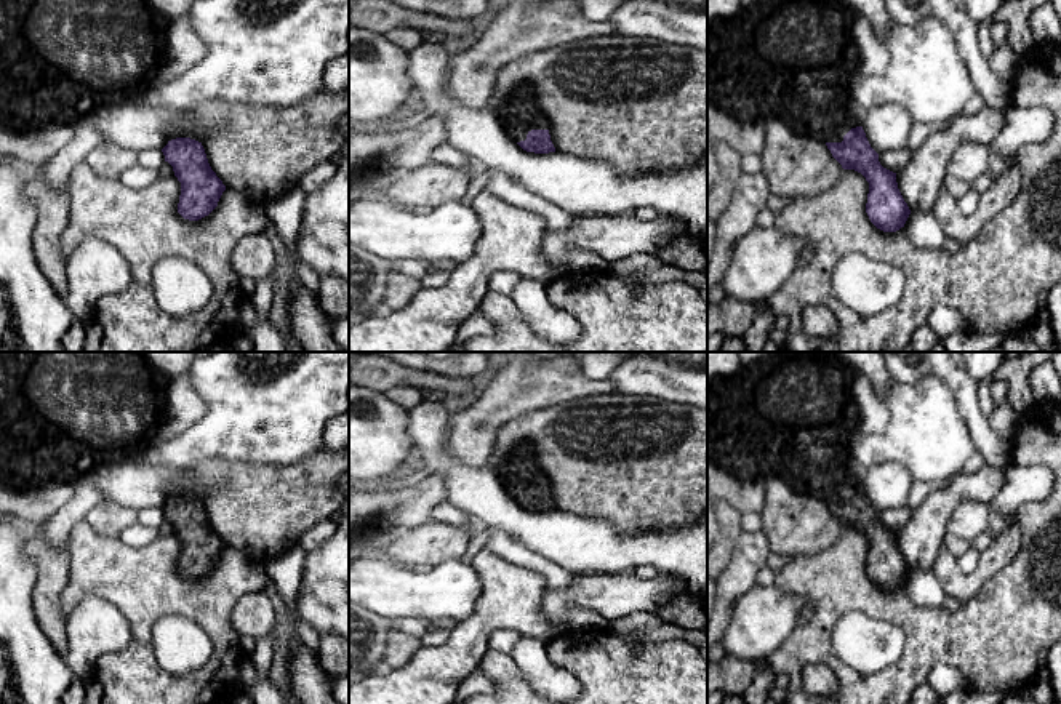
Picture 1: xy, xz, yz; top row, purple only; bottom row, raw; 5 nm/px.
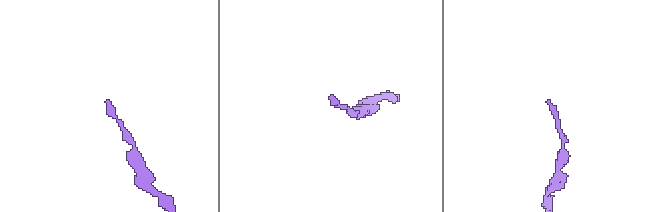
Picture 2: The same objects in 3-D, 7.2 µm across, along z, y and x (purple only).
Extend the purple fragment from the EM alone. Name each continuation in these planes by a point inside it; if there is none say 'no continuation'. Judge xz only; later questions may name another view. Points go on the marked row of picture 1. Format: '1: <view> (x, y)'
1: xz (519, 114)

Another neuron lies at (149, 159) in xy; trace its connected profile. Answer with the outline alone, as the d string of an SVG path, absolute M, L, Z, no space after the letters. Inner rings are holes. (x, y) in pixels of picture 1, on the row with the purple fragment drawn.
M141 150L134 154L134 163L150 170L160 170L165 163L165 155L162 150Z

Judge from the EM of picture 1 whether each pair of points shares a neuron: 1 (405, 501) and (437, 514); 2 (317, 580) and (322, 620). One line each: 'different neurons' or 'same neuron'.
1: different neurons
2: same neuron

